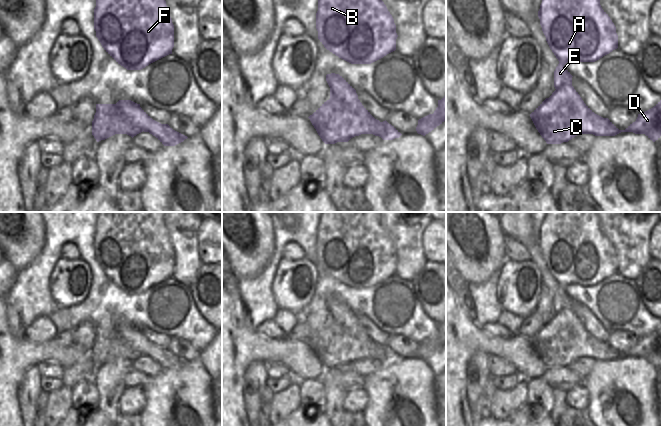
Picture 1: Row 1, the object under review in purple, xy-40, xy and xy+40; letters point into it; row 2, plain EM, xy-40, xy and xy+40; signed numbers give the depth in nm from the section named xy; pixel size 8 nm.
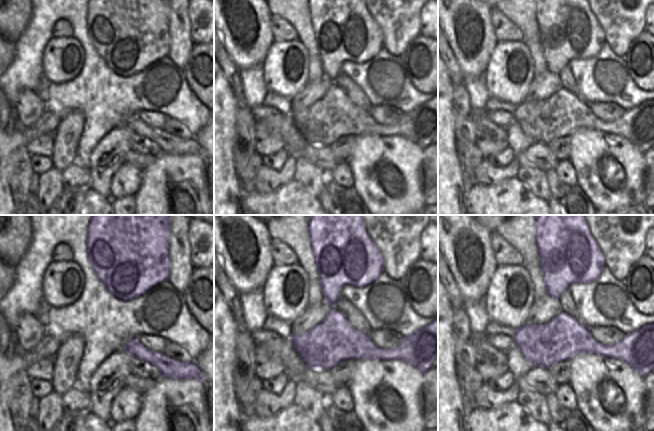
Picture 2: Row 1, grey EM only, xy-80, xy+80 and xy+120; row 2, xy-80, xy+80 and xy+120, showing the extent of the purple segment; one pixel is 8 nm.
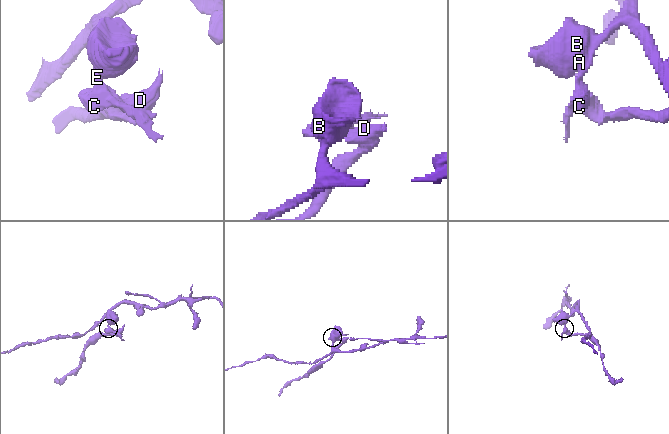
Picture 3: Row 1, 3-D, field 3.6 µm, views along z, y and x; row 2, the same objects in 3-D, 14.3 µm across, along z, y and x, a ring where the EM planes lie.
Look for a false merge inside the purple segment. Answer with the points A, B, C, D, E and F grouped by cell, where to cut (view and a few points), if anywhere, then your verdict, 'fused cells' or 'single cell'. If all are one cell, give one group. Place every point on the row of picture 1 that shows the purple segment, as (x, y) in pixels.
groups A B E F / C D; cut xy (330, 93), (335, 95), (353, 113), (361, 117), (373, 117); fused cells

